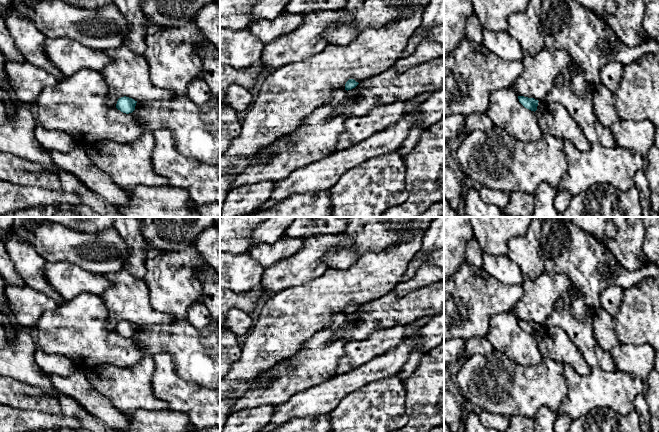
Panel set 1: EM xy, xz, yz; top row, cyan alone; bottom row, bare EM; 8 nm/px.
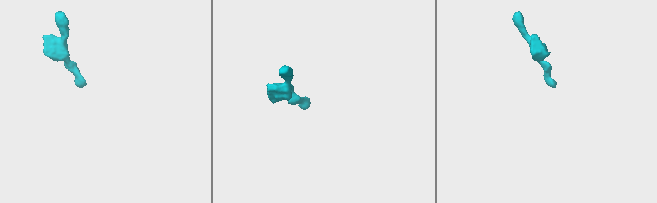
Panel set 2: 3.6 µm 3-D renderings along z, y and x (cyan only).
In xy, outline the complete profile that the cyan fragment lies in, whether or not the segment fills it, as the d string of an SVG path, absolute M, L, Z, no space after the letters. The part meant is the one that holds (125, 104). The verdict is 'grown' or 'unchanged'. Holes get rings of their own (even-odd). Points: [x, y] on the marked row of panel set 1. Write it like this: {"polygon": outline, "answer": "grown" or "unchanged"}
{"polygon": "M121 97L118 99L116 108L123 113L129 114L135 110L137 101L129 97Z", "answer": "unchanged"}

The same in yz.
{"polygon": "M518 96L519 102L527 109L531 111L536 111L538 106L538 100L535 100L534 98L528 98L524 96Z", "answer": "unchanged"}

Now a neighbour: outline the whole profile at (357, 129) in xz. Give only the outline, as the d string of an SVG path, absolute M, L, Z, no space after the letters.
M394 102L369 111L366 115L345 119L345 129L339 135L336 151L352 147L372 135L395 125L405 115L406 102Z

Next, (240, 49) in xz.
M220 29L220 64L243 70L260 59L264 44L249 29Z

